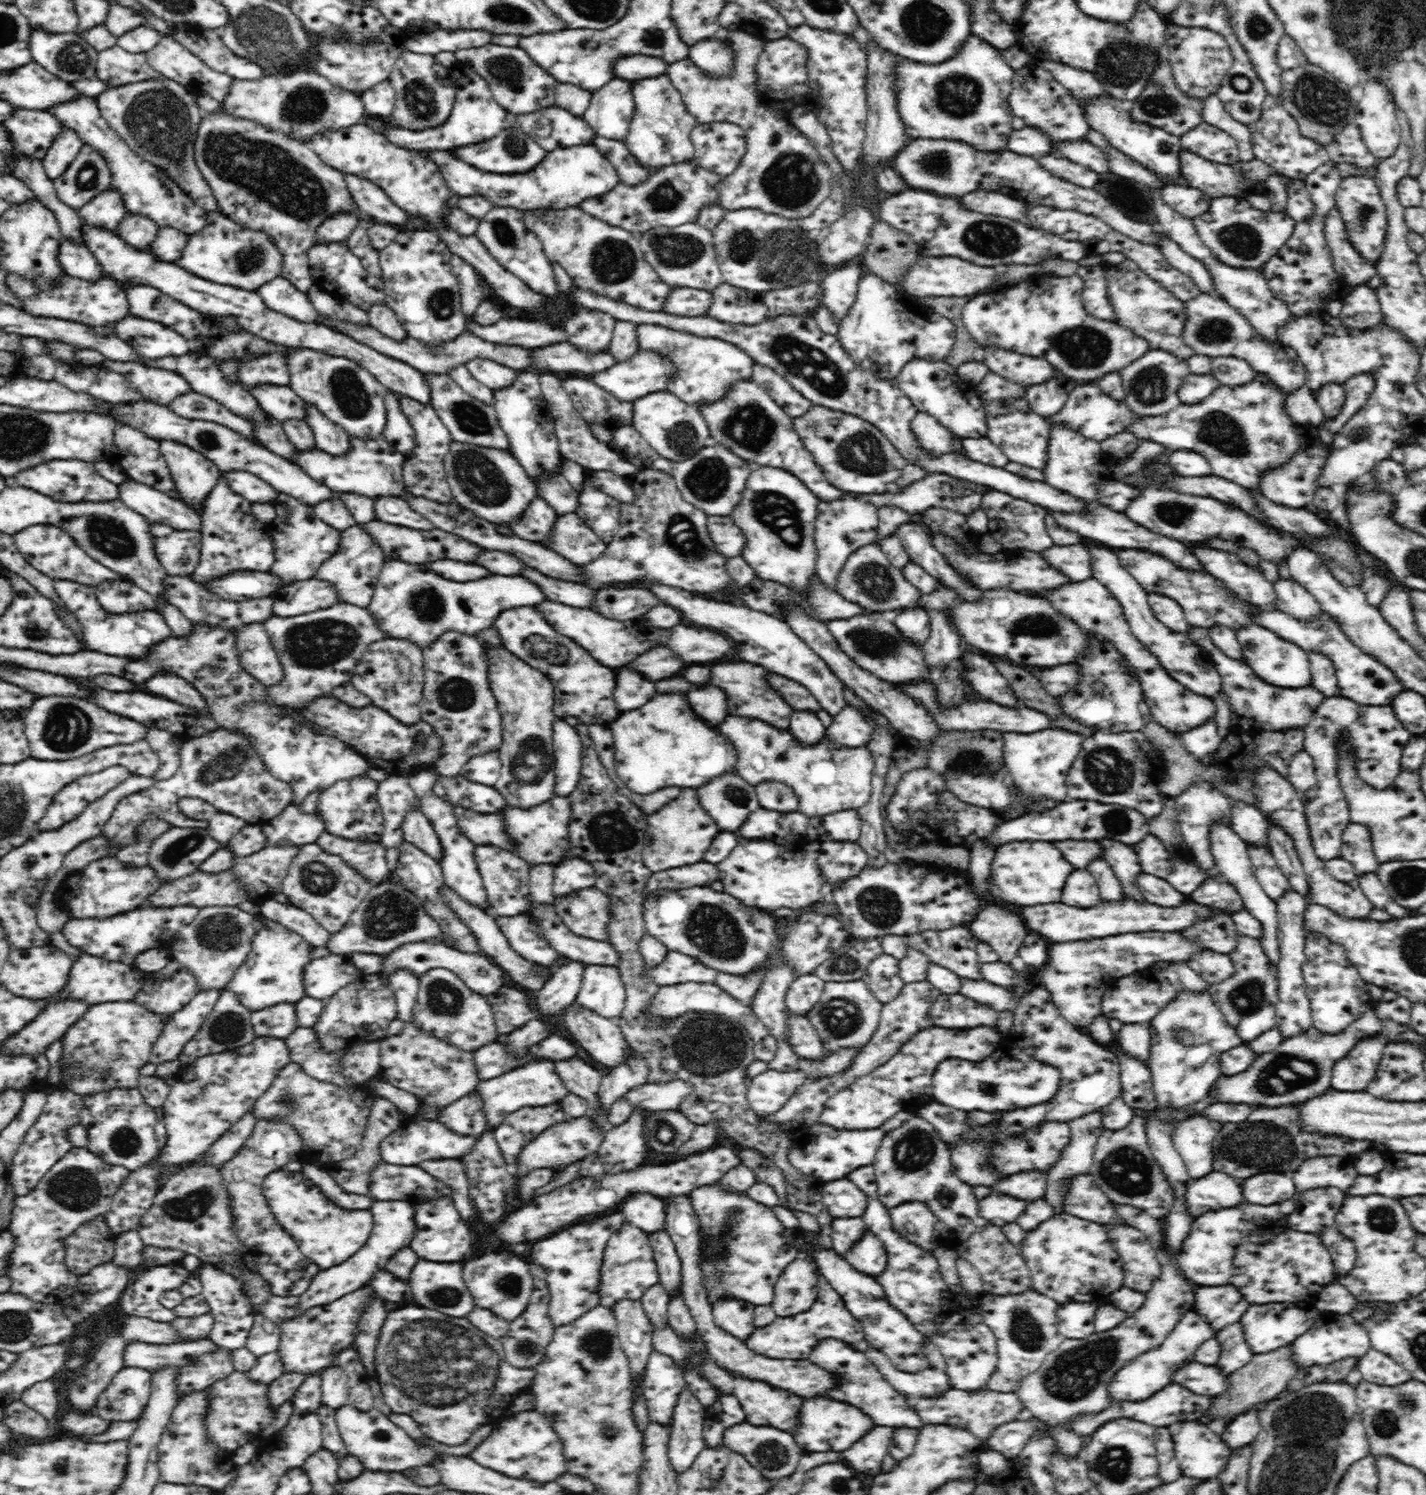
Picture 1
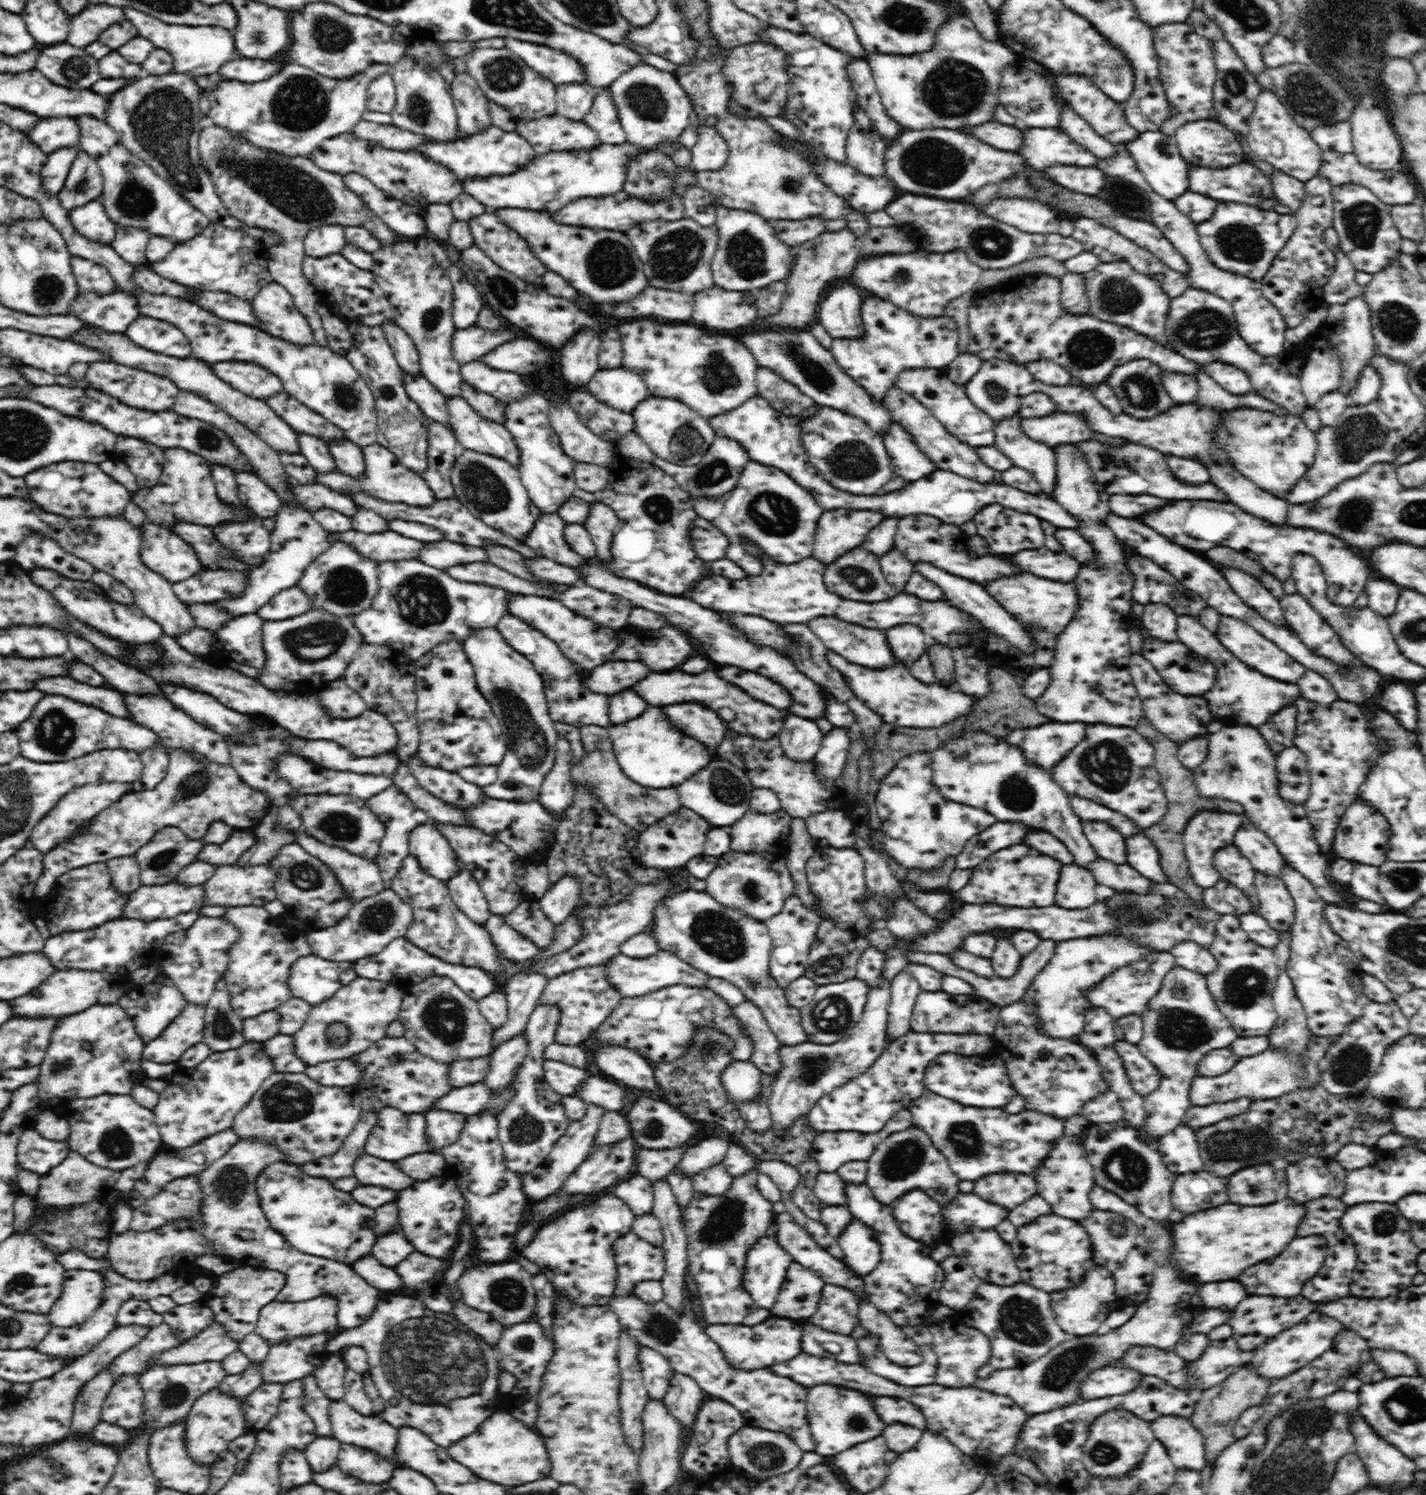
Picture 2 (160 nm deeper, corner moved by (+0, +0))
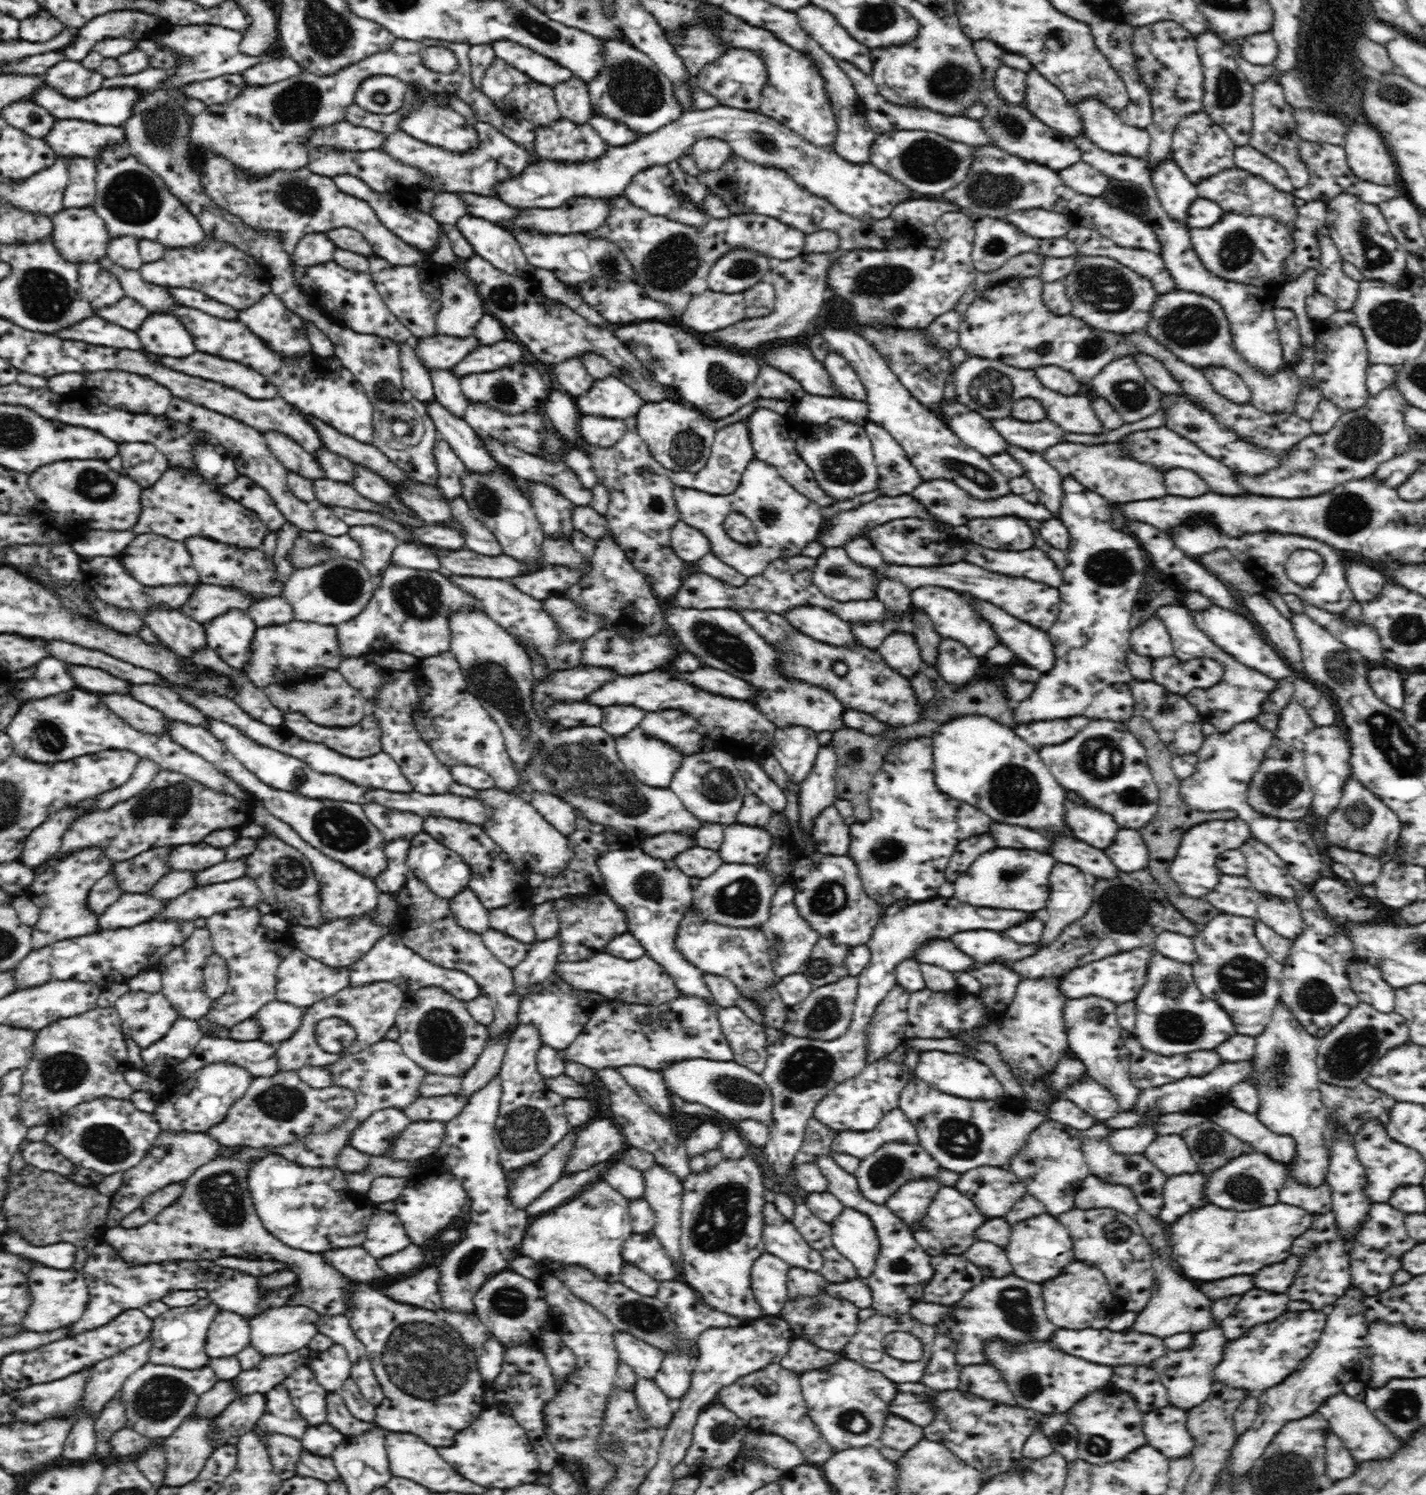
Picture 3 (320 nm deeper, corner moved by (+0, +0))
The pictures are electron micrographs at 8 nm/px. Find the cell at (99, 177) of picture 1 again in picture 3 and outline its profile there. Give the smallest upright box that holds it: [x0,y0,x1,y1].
[63,157,97,209]

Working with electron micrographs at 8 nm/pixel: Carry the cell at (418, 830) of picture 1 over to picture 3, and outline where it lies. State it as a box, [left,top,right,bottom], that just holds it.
[407,832,470,900]

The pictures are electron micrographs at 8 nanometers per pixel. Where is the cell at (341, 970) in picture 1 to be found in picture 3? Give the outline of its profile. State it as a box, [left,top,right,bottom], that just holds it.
[275,948,349,1008]

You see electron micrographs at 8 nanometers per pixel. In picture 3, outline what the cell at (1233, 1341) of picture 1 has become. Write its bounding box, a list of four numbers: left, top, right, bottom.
[1151,1328,1227,1409]

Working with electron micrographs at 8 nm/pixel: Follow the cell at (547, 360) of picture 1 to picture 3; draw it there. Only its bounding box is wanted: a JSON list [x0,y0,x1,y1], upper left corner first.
[451,339,524,378]

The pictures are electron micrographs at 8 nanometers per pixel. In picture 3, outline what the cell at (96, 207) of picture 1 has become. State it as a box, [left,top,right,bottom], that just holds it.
[50,206,112,263]

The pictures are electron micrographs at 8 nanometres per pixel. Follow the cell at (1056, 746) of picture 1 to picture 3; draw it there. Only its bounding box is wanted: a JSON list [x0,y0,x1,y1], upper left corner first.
[1014,716,1090,751]

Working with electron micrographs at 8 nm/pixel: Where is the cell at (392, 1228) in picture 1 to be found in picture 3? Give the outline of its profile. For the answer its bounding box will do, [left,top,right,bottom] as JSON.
[247,1305,320,1357]

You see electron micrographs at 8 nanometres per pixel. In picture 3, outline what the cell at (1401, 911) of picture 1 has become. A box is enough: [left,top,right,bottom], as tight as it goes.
[1328,845,1382,884]

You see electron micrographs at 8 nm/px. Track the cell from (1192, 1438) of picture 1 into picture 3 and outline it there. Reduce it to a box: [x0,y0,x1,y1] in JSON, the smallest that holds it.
[1143,1406,1195,1459]

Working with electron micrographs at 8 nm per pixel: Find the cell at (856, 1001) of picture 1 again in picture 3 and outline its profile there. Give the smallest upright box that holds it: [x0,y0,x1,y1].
[781,975,858,1041]

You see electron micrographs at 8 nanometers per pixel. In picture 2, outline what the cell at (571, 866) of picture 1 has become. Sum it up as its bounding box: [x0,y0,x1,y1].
[538,876,586,925]

